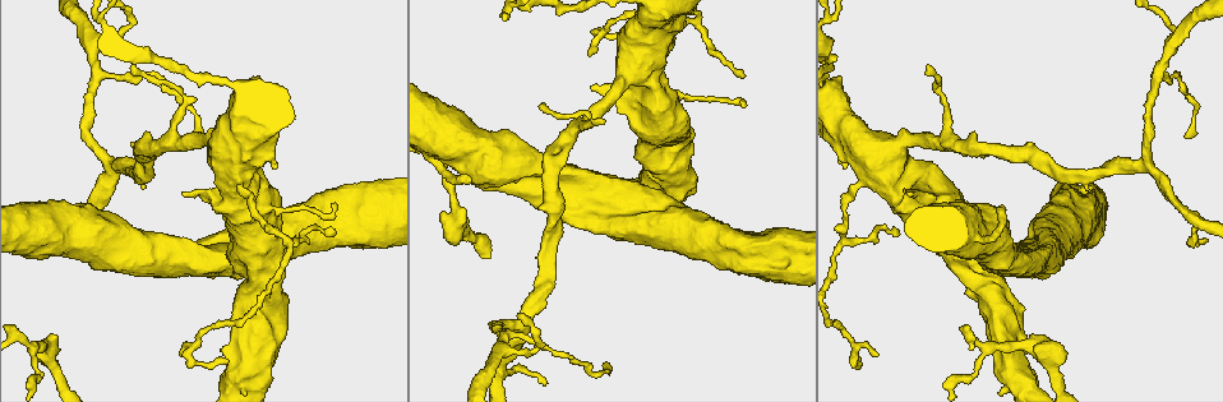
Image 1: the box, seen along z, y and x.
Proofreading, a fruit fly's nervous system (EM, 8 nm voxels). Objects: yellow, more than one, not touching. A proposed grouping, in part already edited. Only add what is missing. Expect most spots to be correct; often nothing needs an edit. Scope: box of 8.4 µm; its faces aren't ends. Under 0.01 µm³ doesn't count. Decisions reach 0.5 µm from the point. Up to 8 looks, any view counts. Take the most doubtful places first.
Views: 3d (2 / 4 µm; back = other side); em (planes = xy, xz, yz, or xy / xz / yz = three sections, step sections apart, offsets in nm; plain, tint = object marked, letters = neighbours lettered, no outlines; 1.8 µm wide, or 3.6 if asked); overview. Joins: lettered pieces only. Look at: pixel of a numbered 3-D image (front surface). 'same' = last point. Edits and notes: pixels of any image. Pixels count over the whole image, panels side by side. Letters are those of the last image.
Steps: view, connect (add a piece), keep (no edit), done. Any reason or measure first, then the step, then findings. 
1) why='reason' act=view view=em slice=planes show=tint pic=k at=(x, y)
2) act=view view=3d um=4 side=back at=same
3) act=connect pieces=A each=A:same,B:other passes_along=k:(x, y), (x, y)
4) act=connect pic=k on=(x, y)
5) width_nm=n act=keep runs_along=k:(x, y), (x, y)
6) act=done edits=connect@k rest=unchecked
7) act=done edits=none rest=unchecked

why='sudden change in width' act=view view=em slice=xz step=4 show=tint pic=1 at=(35, 350)

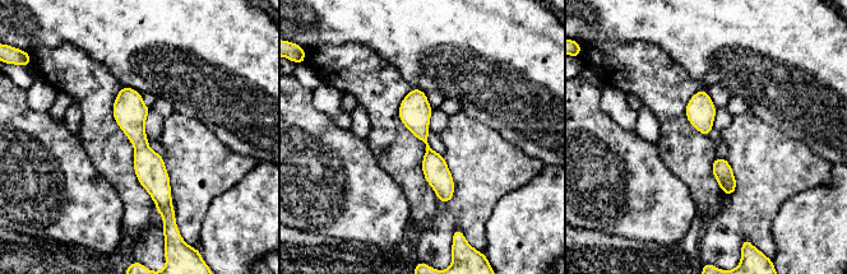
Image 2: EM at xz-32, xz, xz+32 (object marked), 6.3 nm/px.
act=view view=em slice=yz step=4 show=letters at=same

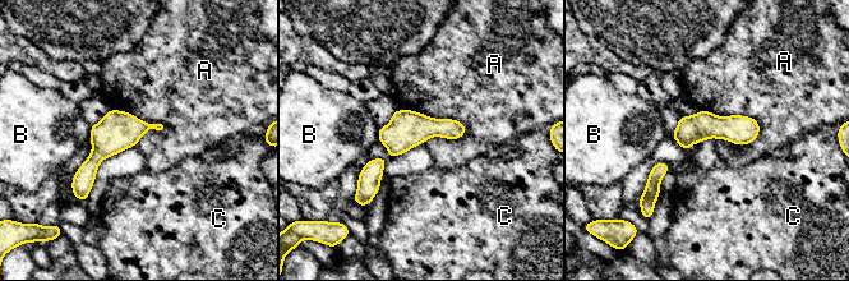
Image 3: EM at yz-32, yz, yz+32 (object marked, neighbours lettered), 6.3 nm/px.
act=keep each=A:other,B:other,C:other found='no lettered piece goes on from it'

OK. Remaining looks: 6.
why='stops while still wide' act=view view=3d um=4 pic=1 at=(922, 161)

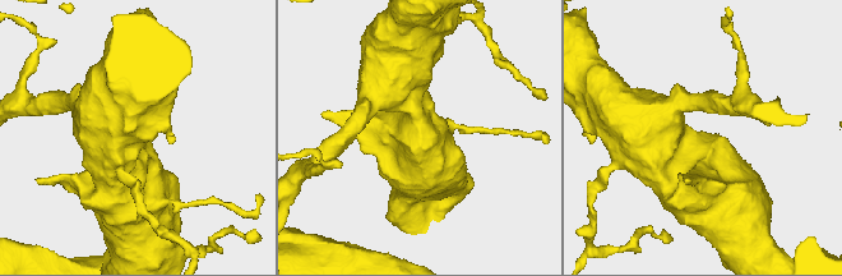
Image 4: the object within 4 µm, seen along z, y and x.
why='now the EM' act=view view=em um=3.6 slice=planes show=letters pic=4 at=(708, 133)

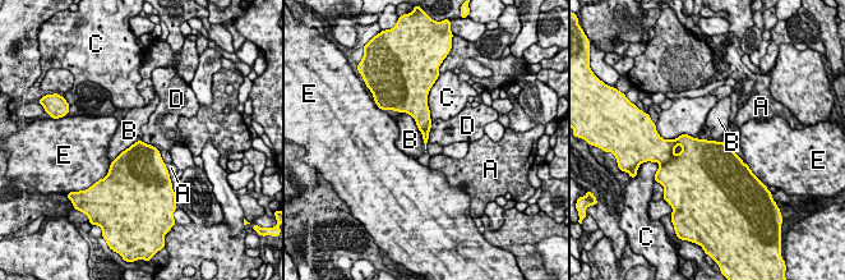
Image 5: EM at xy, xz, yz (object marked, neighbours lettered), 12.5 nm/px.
act=keep each=A:other,B:other,C:other,D:other,E:other border=5:(433, 122), (428, 142) found='none of them fits'

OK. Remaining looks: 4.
why='thin end' act=view view=3d um=4 pic=1 at=(1188, 135)

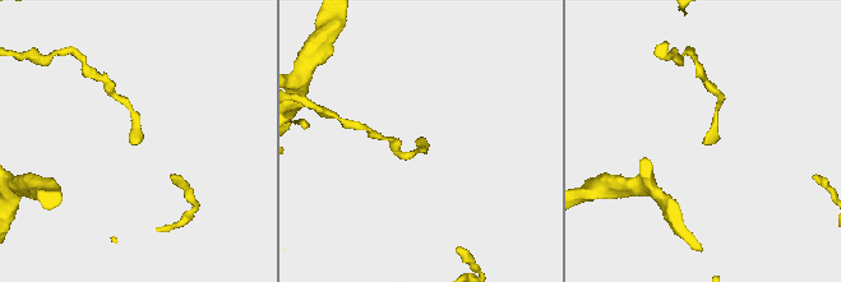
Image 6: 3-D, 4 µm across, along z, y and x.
why='need the tissue' act=view view=em slice=planes show=letters pic=6 at=(131, 143)

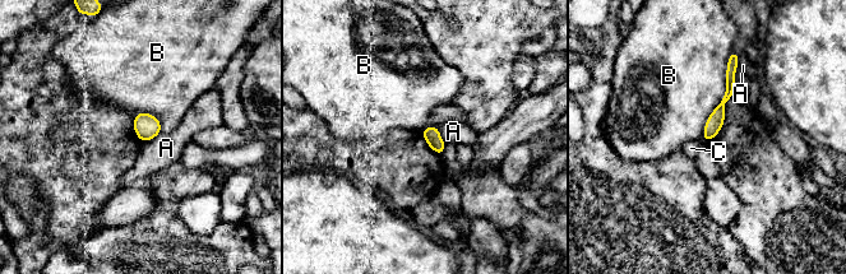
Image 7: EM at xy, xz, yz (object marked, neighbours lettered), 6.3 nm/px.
longest_contact=B:600nm act=keep each=A:other,B:other,C:other runs_along=7:(730, 63), (730, 91), (706, 136) found='no lettered piece goes on from it'

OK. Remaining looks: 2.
act=done edits=none rest=unchecked

